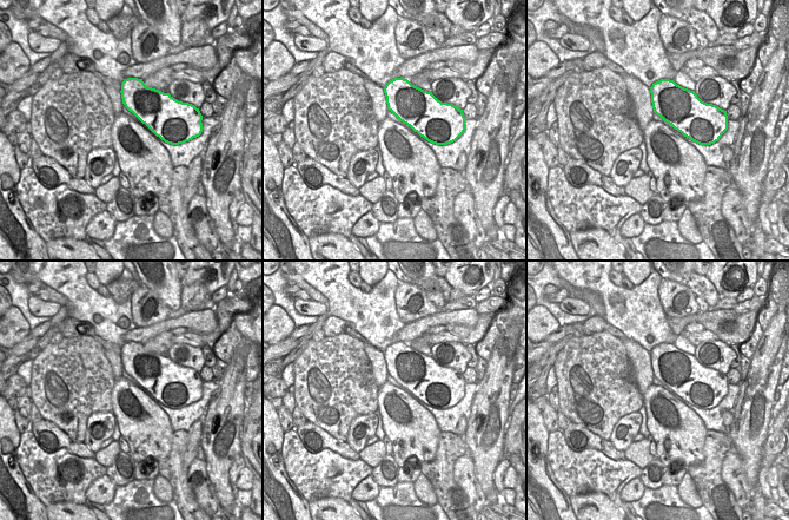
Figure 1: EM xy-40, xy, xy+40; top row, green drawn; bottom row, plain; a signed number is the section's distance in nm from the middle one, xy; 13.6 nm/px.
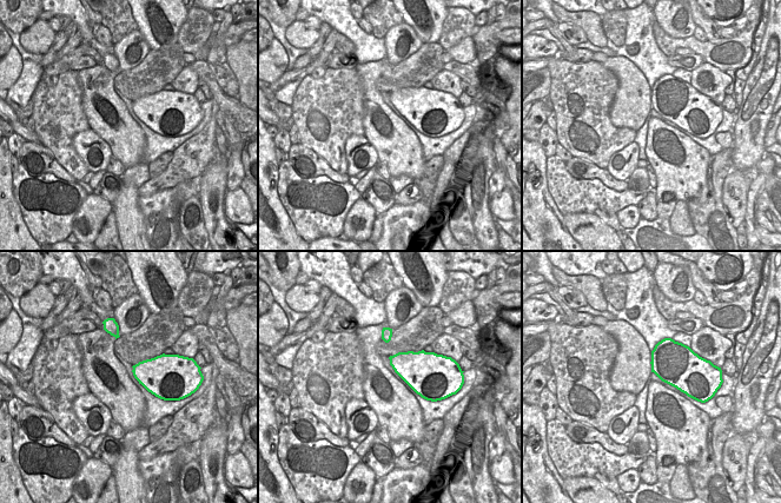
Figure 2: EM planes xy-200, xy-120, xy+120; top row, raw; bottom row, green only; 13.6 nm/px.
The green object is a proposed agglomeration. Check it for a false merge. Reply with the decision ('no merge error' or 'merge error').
no merge error

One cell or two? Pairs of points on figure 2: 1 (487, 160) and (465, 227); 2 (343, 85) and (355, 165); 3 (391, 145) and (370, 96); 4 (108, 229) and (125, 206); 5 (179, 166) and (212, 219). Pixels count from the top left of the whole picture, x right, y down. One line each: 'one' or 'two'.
1: two
2: two
3: one
4: two
5: two

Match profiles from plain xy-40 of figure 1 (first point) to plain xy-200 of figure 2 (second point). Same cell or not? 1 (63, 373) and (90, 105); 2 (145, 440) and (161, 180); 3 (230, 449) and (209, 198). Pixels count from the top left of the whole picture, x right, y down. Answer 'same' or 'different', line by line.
1: different
2: different
3: same

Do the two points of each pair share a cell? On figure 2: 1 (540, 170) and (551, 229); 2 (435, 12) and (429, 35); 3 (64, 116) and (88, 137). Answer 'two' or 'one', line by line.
1: one
2: one
3: two

